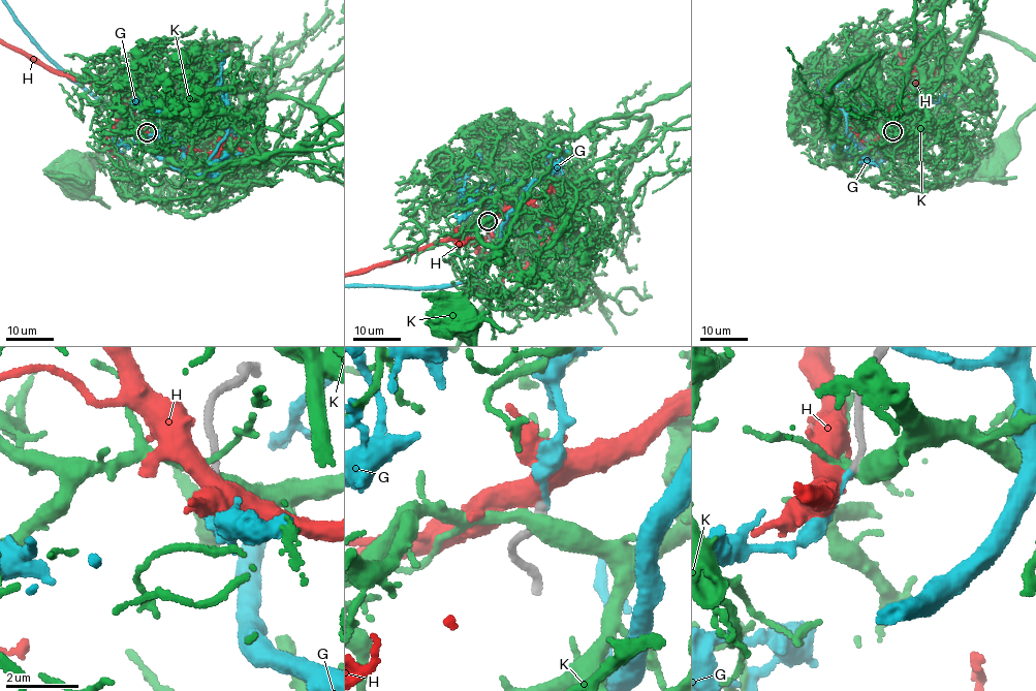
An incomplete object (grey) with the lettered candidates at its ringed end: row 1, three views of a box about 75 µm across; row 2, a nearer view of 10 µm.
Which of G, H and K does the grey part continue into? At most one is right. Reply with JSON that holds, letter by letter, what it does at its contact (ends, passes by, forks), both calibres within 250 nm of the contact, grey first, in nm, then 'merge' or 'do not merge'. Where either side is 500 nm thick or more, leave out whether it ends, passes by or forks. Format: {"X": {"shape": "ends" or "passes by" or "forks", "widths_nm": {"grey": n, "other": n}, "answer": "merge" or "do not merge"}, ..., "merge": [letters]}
{"G": {"shape": "ends", "widths_nm": {"grey": 200, "other": 140}, "answer": "do not merge"}, "H": {"shape": "passes by", "widths_nm": {"grey": 200, "other": 480}, "answer": "do not merge"}, "K": {"shape": "forks", "widths_nm": {"grey": 220, "other": 400}, "answer": "do not merge"}, "merge": []}

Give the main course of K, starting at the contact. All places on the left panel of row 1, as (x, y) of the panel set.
K: (146, 131), (189, 125), (199, 62), (149, 64), (126, 56), (116, 63), (111, 130), (82, 179)

